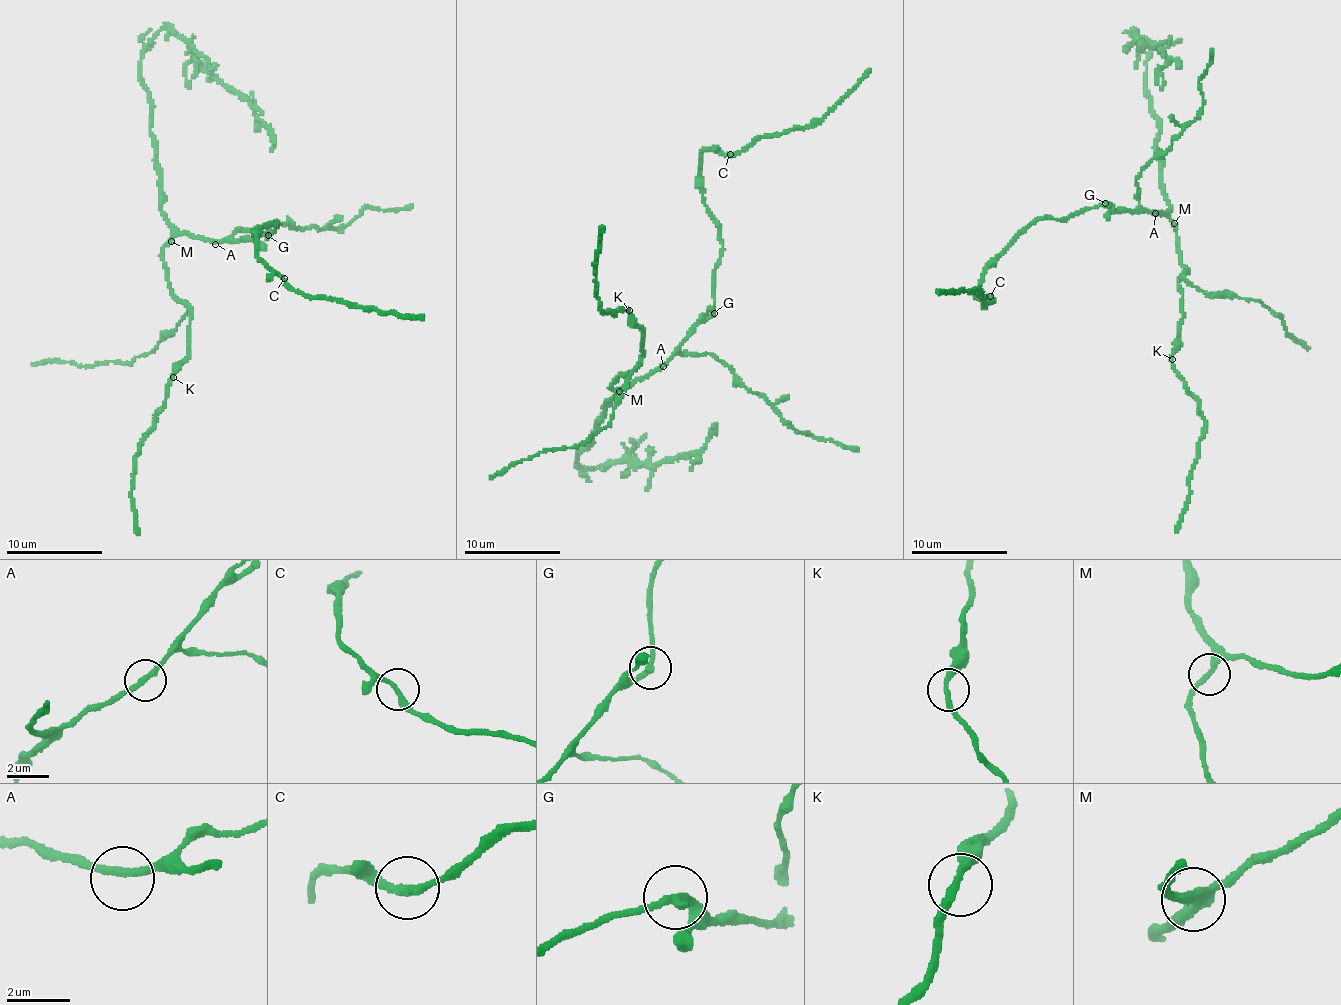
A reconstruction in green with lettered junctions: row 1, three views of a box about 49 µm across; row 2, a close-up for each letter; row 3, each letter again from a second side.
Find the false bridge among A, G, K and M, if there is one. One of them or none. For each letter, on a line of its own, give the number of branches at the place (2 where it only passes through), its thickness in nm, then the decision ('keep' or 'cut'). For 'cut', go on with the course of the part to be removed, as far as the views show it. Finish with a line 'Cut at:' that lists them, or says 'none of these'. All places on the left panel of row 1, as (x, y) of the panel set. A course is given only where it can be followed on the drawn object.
A: 2 | 240 nm | keep
G: 2 | 240 nm | keep
K: 2 | 260 nm | keep
M: 2 | 260 nm | keep
Cut at: none of these

